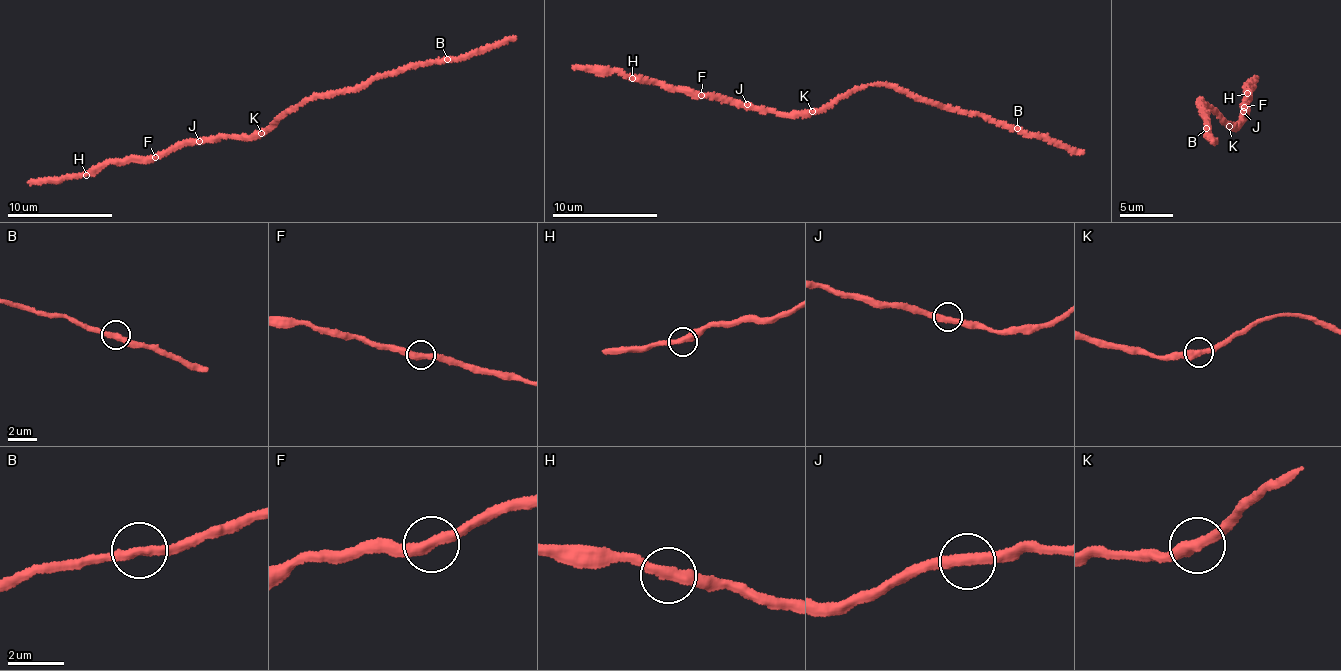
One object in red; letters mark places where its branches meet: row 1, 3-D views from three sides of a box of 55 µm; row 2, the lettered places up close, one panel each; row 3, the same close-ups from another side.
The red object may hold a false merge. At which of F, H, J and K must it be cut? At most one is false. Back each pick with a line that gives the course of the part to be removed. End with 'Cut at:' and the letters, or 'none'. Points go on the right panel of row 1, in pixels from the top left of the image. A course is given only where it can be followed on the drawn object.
Cut at: none

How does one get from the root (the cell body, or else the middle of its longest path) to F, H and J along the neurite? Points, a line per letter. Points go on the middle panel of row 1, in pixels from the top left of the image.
F: (833, 101), (820, 108), (787, 114), (701, 95)
H: (833, 101), (820, 108), (787, 114), (632, 78)
J: (833, 101), (820, 108), (798, 114), (747, 104)

